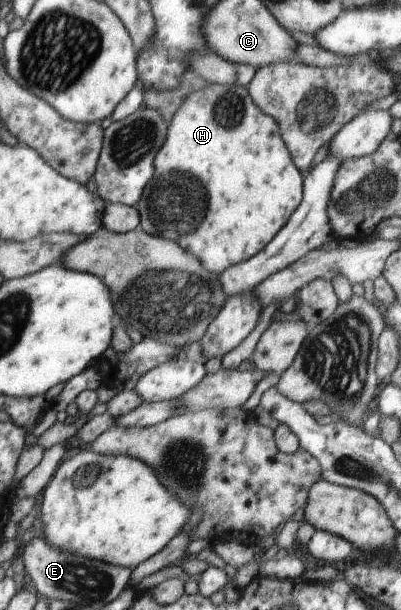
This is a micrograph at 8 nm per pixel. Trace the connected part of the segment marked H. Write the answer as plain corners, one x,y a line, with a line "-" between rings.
237,83
204,85
202,89
196,89
194,93
190,93
182,101
180,109
174,113
172,121
168,124
164,145
158,149
158,153
154,157
154,177
146,185
142,197
140,197
140,201
136,205
141,219
140,227
146,233
150,233
150,235
176,241
178,245
182,245
182,249
186,249
188,253
194,253
194,257
198,257
198,261
202,263
202,267
206,271
221,274
229,267
254,257
286,225
292,213
300,205
303,196
304,176
296,165
294,165
292,156
288,149
286,149
284,141
282,141
278,122
271,115
264,113
252,101
247,86
241,86

